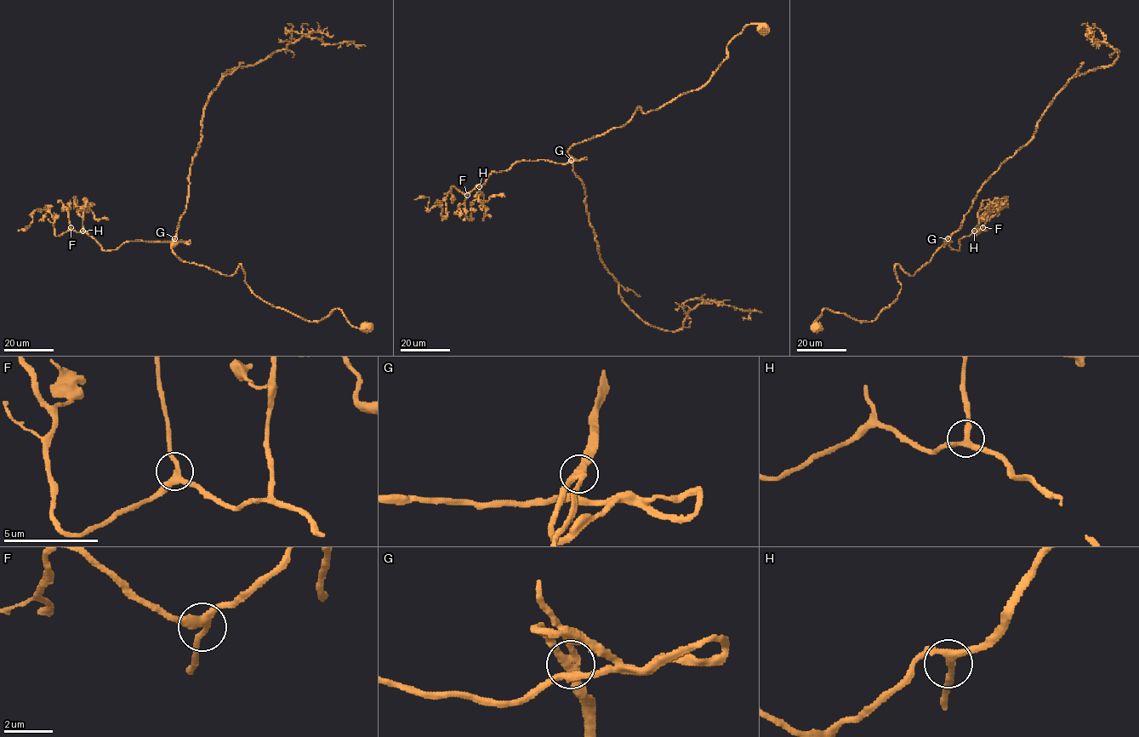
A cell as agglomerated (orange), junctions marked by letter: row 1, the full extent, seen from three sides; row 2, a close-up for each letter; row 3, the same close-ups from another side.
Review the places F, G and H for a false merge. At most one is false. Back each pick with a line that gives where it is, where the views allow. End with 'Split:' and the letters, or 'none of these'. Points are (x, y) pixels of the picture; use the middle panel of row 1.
Split: none of these

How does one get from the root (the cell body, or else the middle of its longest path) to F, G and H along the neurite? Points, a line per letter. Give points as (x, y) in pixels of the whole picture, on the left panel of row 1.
F: (367, 327), (273, 306), (241, 265), (183, 261), (176, 242), (105, 250), (71, 227)
G: (367, 327), (338, 308), (309, 322), (273, 306), (241, 265), (227, 276), (183, 261), (174, 238)
H: (367, 327), (273, 306), (241, 265), (183, 261), (179, 242), (105, 250), (82, 231)

